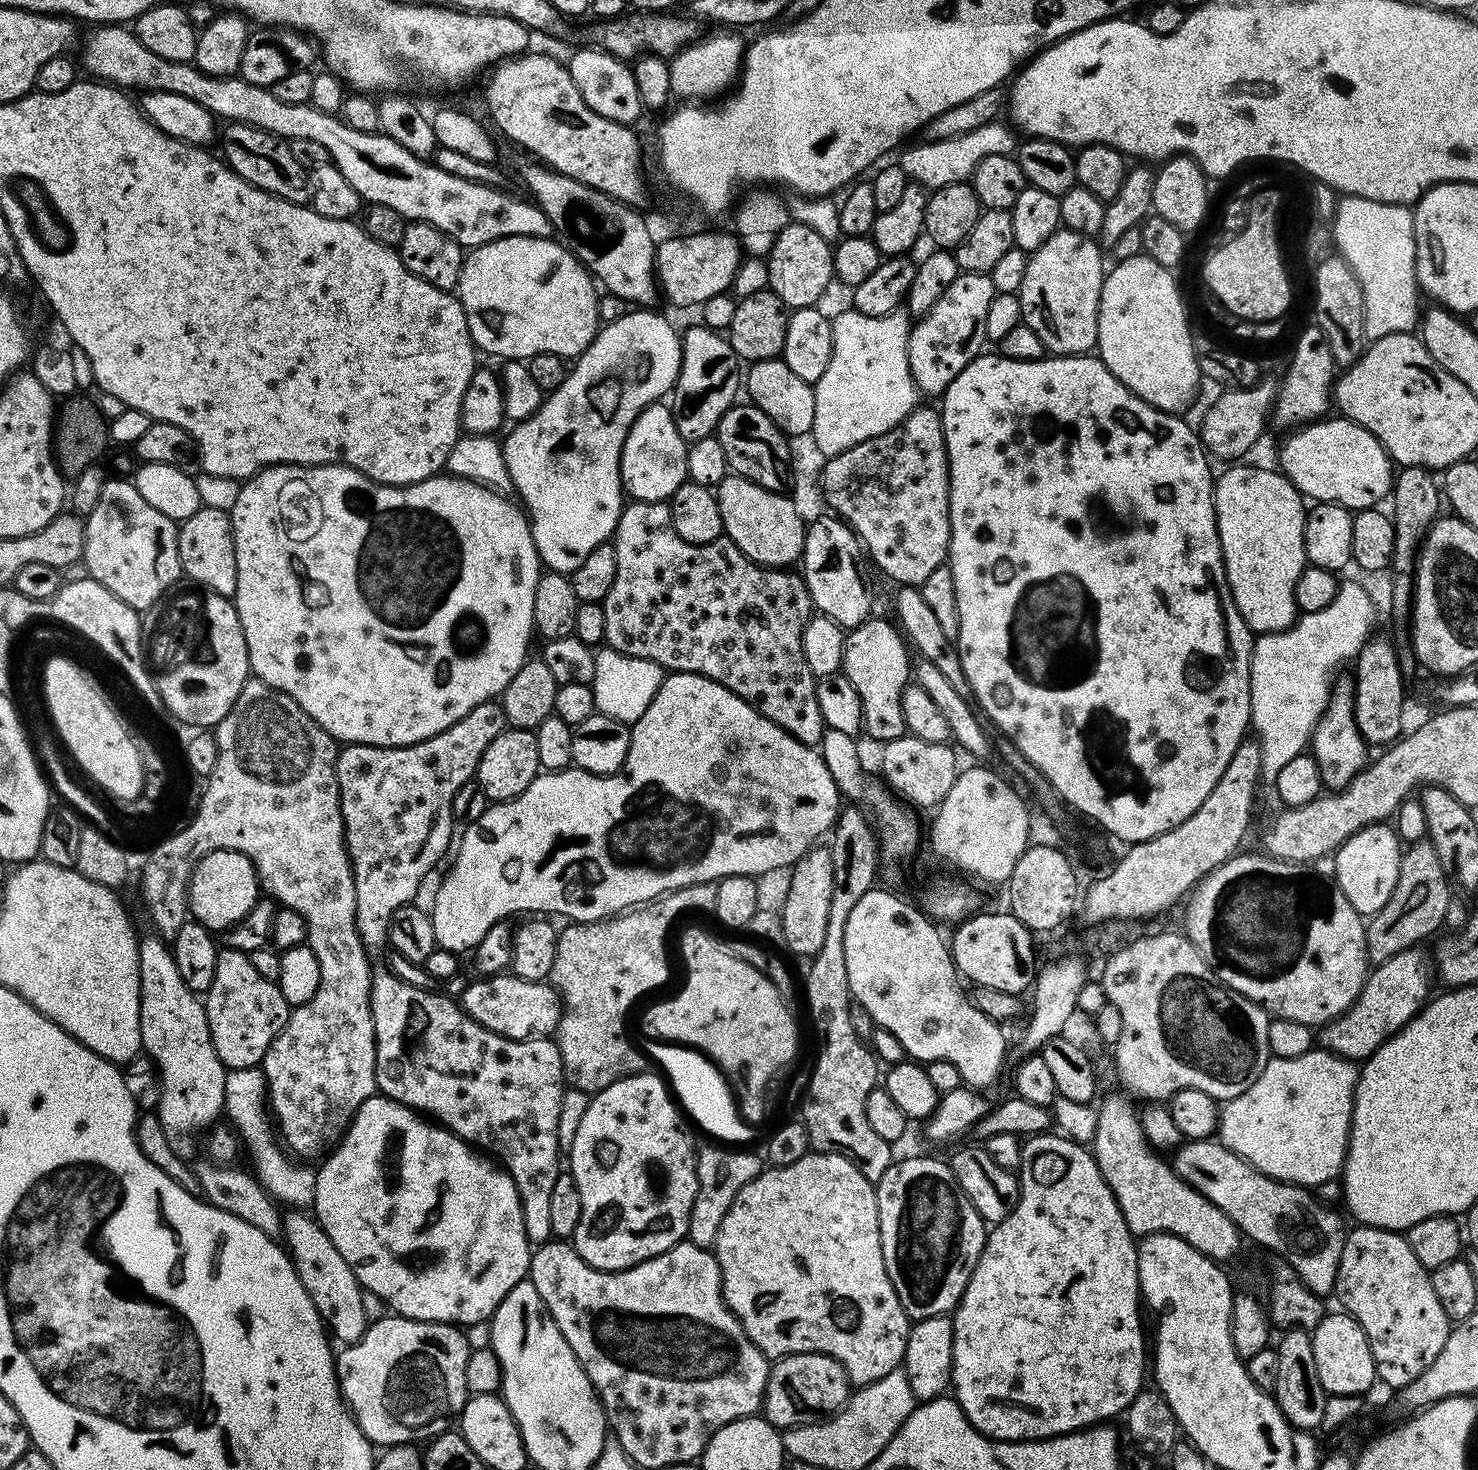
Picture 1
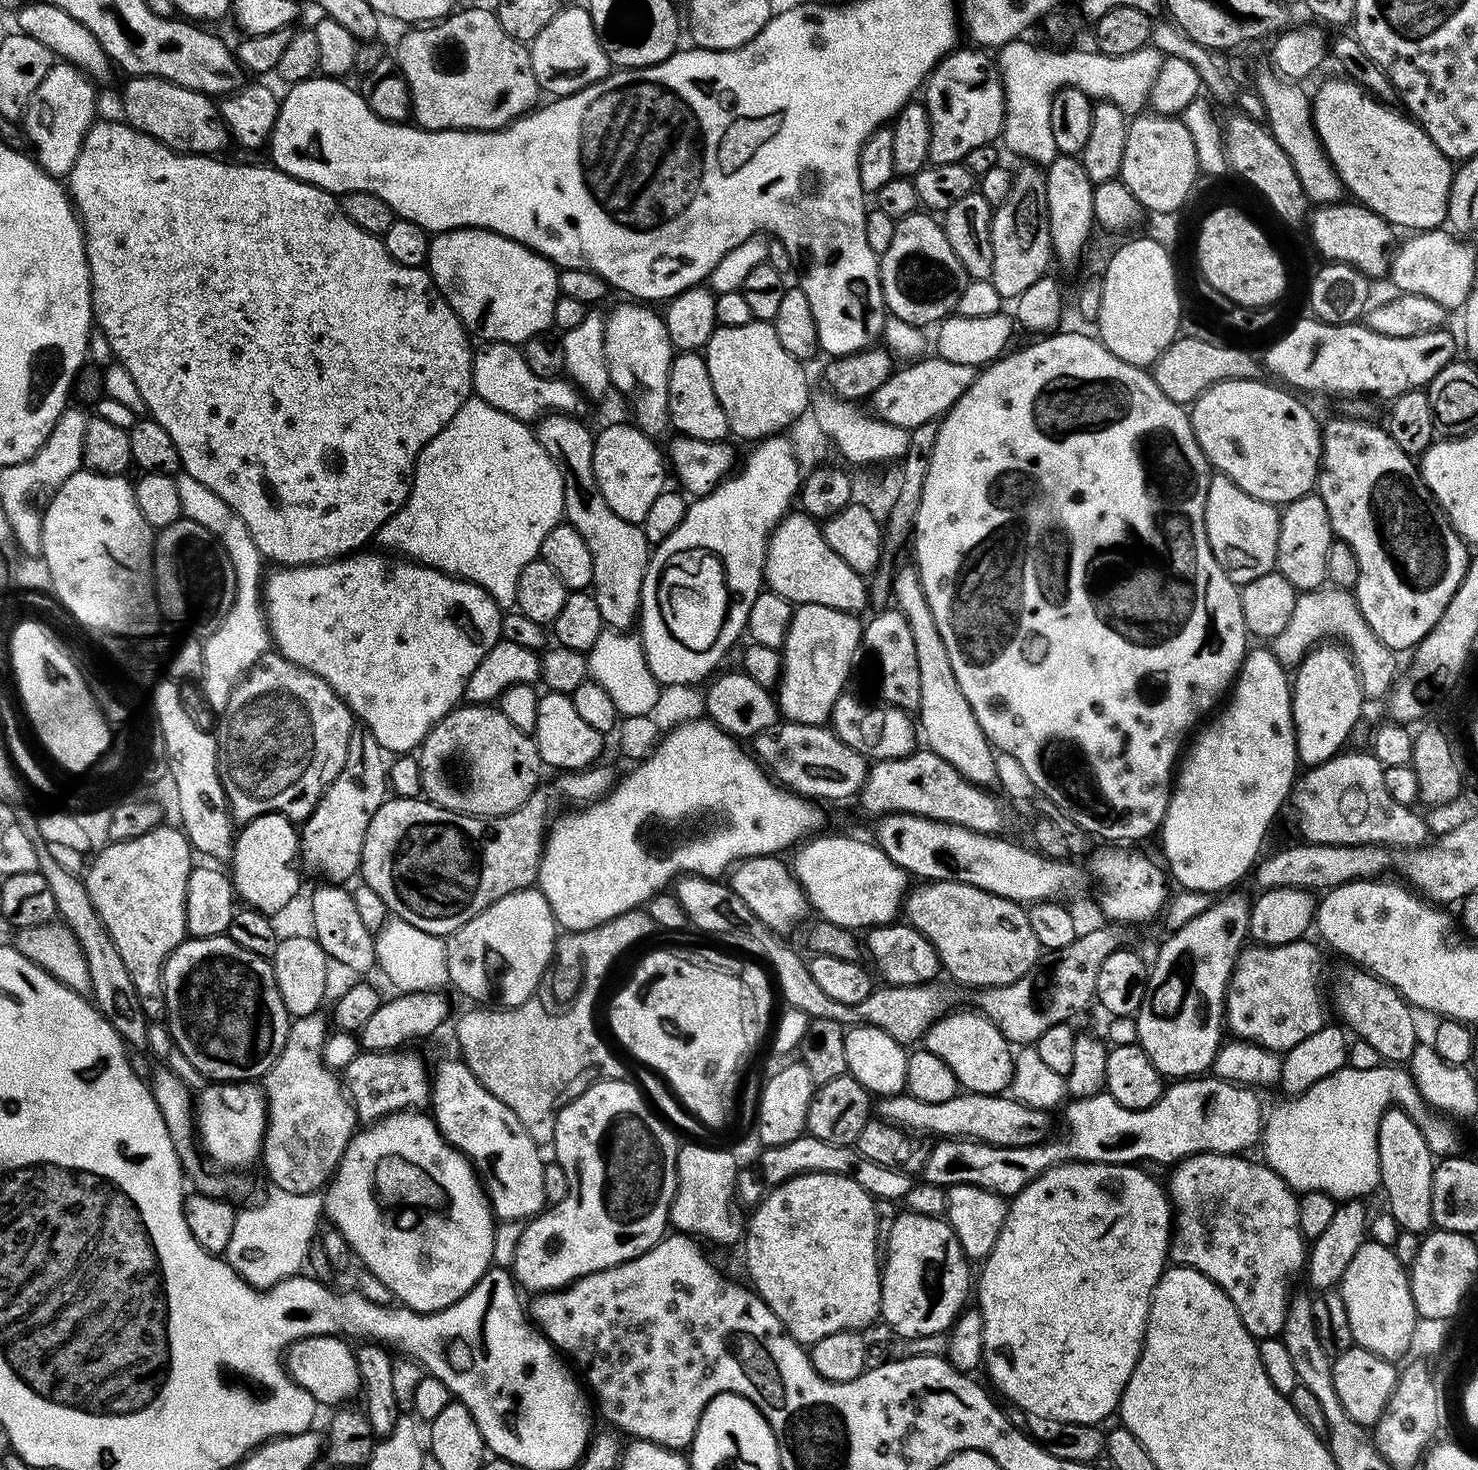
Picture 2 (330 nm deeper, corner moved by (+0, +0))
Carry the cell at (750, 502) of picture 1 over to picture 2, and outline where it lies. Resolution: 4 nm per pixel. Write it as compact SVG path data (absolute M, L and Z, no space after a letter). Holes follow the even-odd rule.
M800 510L789 511L772 531L764 559L763 583L782 598L791 600L793 605L817 604L853 614L869 607L869 585L865 577L846 566L846 562L830 550L823 527Z

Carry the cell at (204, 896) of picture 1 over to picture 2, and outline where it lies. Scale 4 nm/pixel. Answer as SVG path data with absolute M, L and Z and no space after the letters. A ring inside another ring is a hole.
M271 812L247 821L236 833L236 847L230 861L232 886L237 897L247 907L257 908L272 917L302 892L301 869L296 865L299 855L300 834L297 825L288 817Z

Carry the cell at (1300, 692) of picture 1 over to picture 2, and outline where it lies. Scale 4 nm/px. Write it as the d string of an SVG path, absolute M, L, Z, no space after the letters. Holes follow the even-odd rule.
M1319 588L1300 592L1289 625L1270 642L1270 647L1281 664L1292 668L1299 665L1318 643L1328 639L1343 640L1359 674L1361 693L1367 699L1383 699L1391 691L1400 668L1397 653L1382 643L1370 629L1357 605L1355 595L1347 589Z

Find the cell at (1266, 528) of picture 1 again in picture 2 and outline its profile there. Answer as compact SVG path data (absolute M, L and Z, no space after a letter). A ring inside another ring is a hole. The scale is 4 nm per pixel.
M1216 474L1208 481L1204 521L1214 558L1237 586L1254 582L1254 578L1262 578L1262 574L1275 569L1280 529L1277 505L1246 494L1246 490L1242 490L1242 486L1235 484L1229 476Z

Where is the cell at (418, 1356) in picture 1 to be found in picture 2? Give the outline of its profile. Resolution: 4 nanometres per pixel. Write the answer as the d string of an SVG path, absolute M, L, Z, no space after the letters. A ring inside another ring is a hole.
M339 1335L334 1336L307 1336L301 1340L294 1341L284 1354L284 1367L288 1370L288 1376L298 1386L305 1390L316 1399L317 1405L334 1404L333 1406L343 1405L352 1395L361 1391L361 1380L358 1366L356 1365L356 1353L344 1340L340 1340Z

